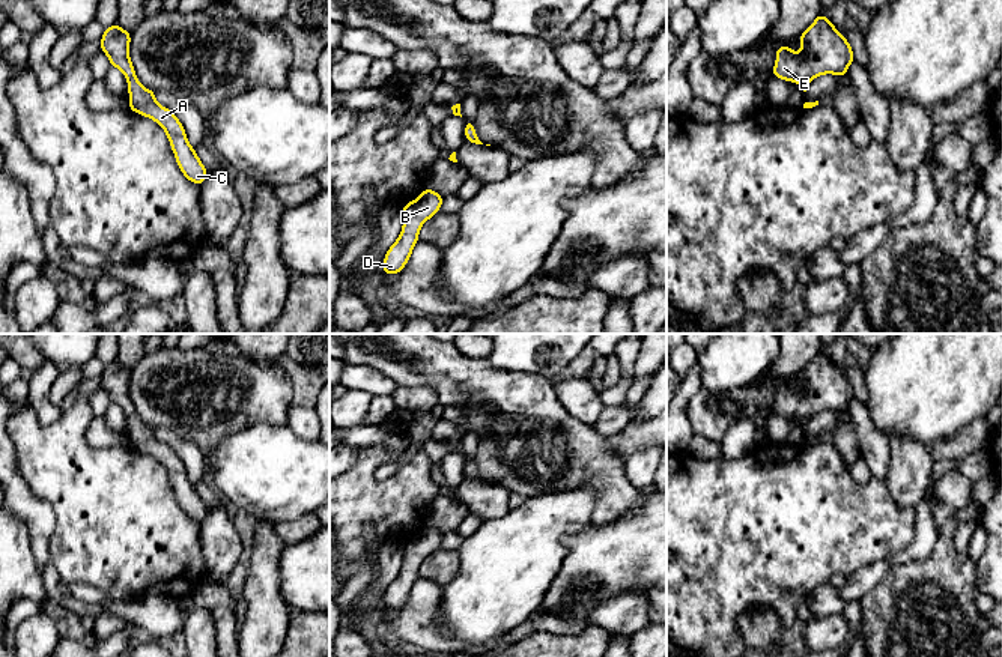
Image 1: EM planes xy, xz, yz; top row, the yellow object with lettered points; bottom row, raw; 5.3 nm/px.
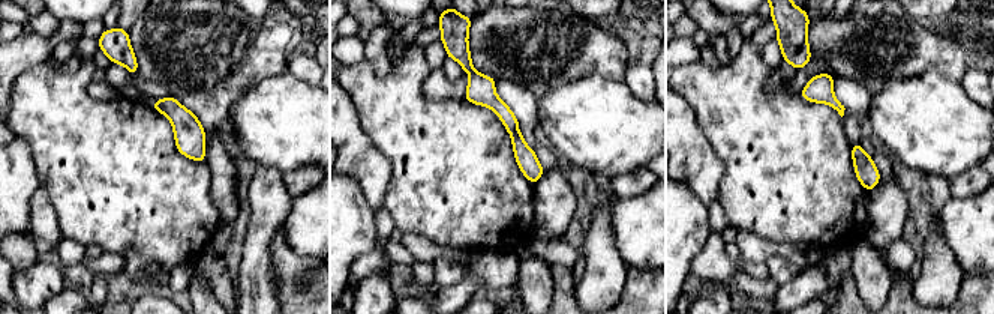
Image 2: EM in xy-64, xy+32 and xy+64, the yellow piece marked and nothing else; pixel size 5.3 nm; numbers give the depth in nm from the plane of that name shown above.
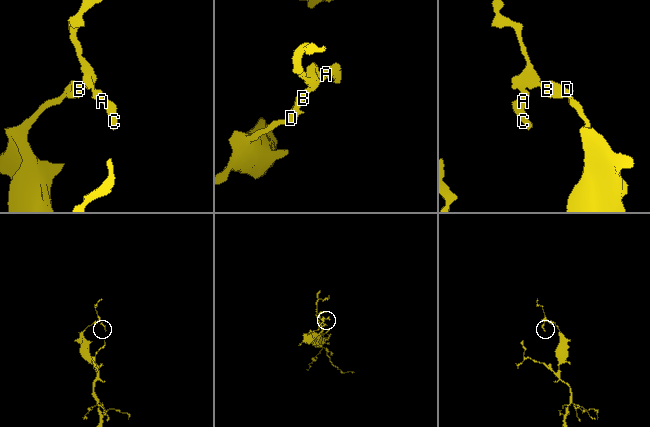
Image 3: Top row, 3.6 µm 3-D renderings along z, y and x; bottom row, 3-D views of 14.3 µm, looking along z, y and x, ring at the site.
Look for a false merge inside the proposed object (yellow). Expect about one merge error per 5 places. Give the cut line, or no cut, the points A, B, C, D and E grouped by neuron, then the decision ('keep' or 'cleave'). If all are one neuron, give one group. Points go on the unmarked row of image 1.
no cut | A B C D E | keep

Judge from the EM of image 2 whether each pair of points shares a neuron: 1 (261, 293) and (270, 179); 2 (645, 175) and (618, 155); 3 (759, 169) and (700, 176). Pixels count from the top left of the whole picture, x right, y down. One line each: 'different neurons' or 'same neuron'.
1: same neuron
2: different neurons
3: different neurons

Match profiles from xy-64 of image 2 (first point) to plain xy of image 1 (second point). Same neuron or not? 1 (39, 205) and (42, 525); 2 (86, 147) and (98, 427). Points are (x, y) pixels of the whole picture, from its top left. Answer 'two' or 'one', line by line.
1: one
2: two

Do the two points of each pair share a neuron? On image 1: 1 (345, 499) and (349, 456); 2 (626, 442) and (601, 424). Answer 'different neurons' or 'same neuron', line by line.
1: different neurons
2: different neurons

